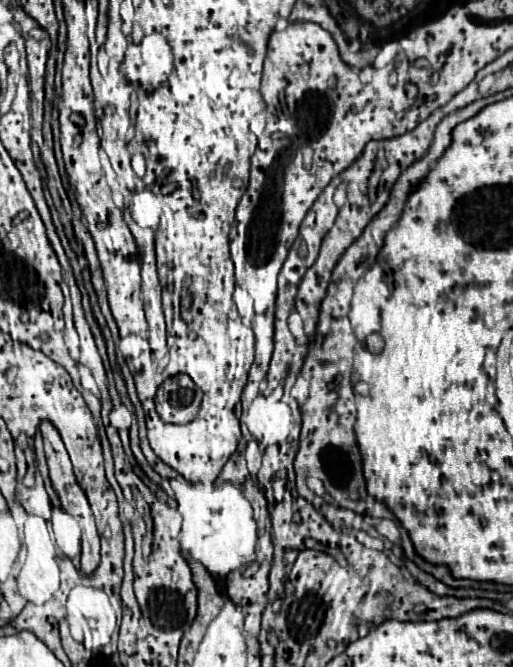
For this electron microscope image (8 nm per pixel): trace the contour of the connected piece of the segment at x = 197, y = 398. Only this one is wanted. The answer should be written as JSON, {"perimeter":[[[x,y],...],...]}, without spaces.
{"perimeter":[[[177,374],[167,378],[155,396],[157,414],[163,422],[171,424],[187,424],[191,422],[201,404],[203,392],[195,386],[195,382],[187,374]]]}

